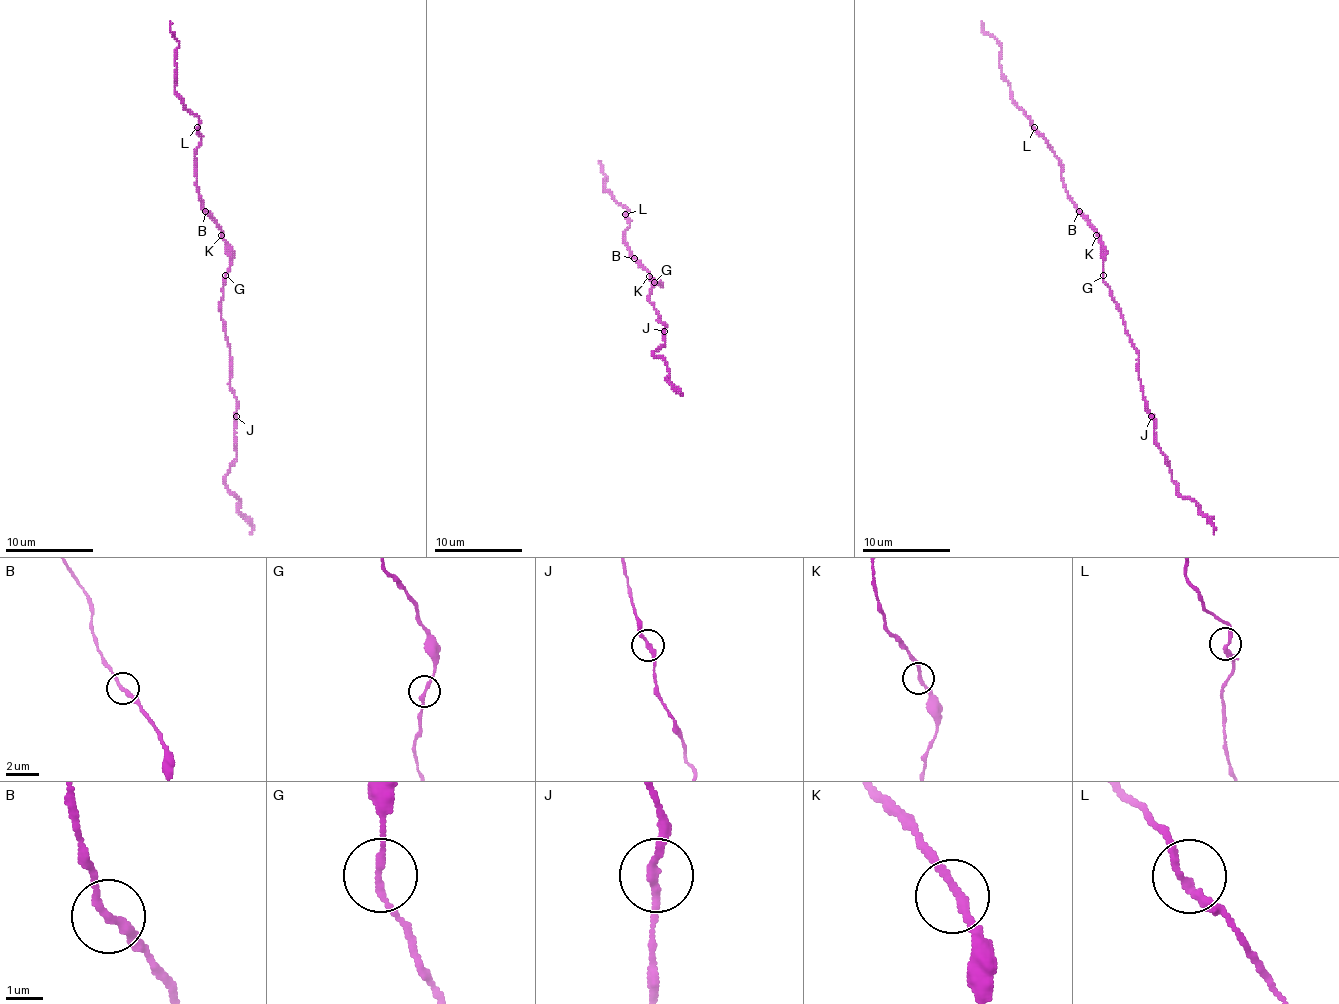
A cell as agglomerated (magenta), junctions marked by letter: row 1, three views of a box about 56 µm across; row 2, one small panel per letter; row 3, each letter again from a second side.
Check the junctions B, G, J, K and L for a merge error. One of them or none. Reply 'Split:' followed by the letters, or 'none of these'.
Split: none of these

